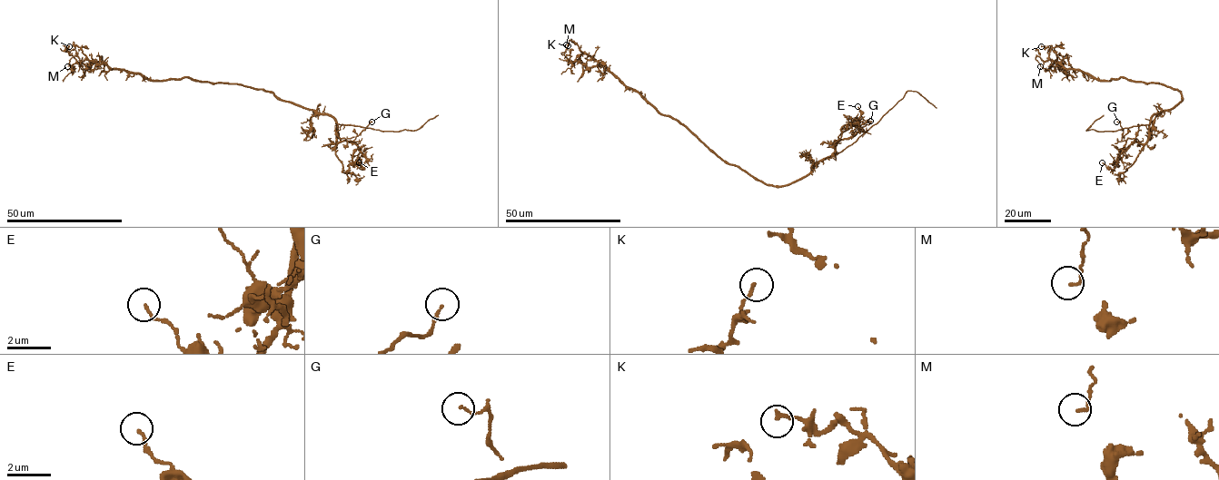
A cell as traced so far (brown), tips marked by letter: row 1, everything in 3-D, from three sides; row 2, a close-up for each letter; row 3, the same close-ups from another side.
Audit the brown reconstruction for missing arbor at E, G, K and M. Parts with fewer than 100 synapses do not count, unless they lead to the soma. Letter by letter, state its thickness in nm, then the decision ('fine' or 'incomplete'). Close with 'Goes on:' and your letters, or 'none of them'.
E: calibre 120 nm; fine
G: calibre 90 nm; fine
K: calibre 130 nm; fine
M: calibre 110 nm; fine
Goes on: none of them

